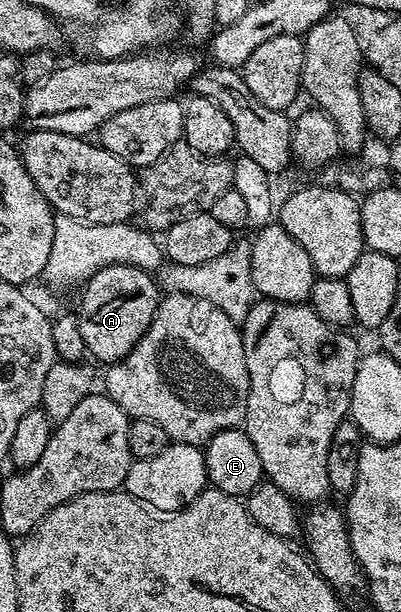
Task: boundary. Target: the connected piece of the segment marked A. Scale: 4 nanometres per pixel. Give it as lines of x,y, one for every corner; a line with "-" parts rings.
115,263
95,271
83,284
78,309
78,329
89,356
103,365
119,363
138,345
146,333
162,298
161,288
151,274
125,263

